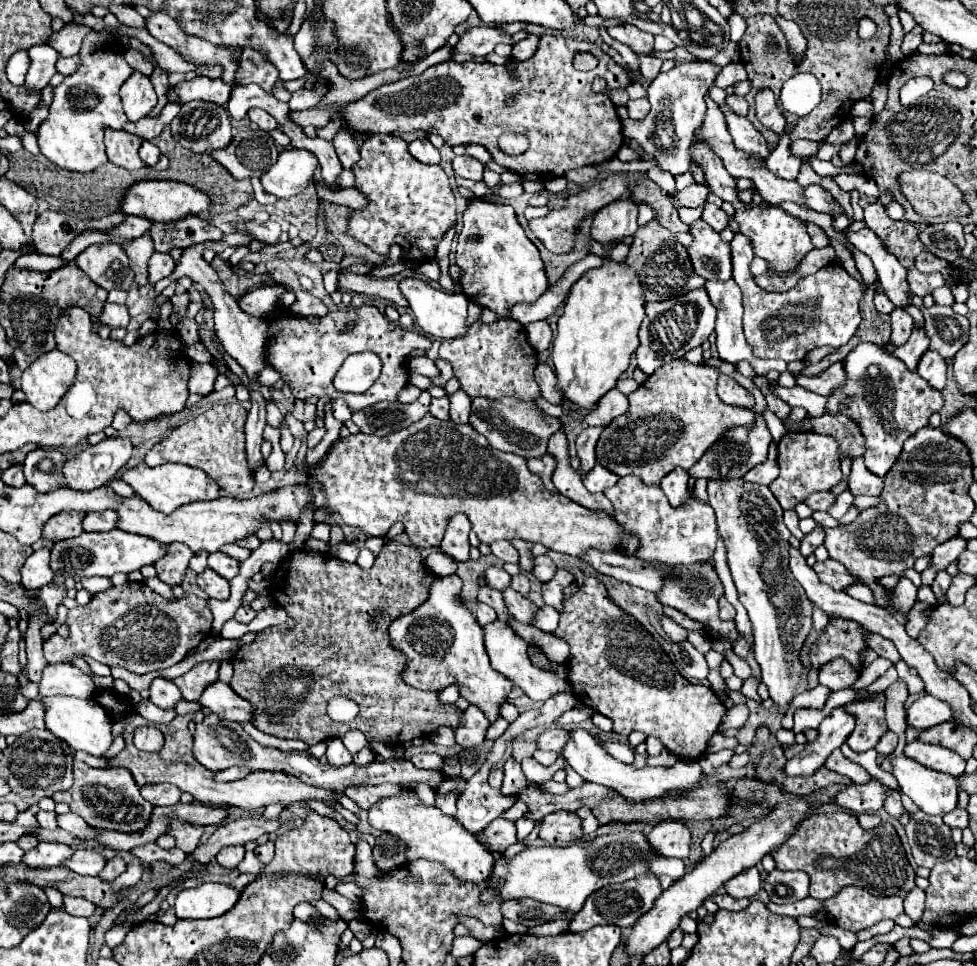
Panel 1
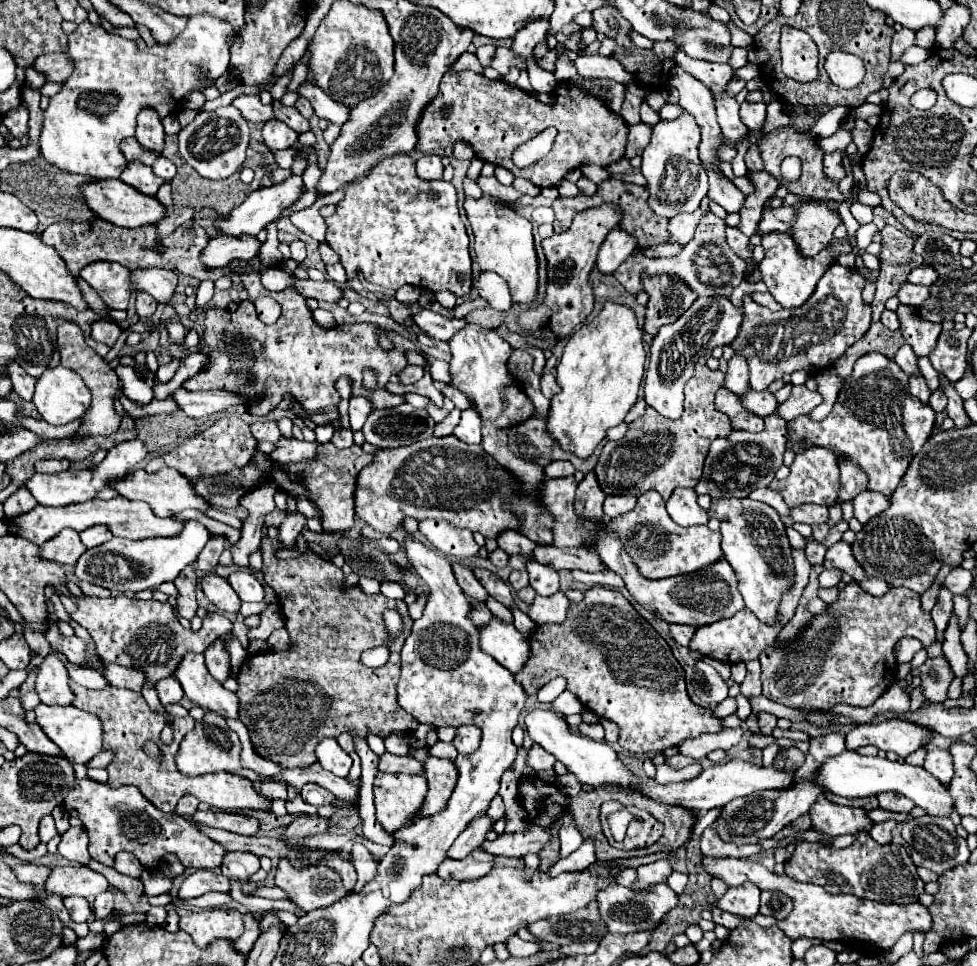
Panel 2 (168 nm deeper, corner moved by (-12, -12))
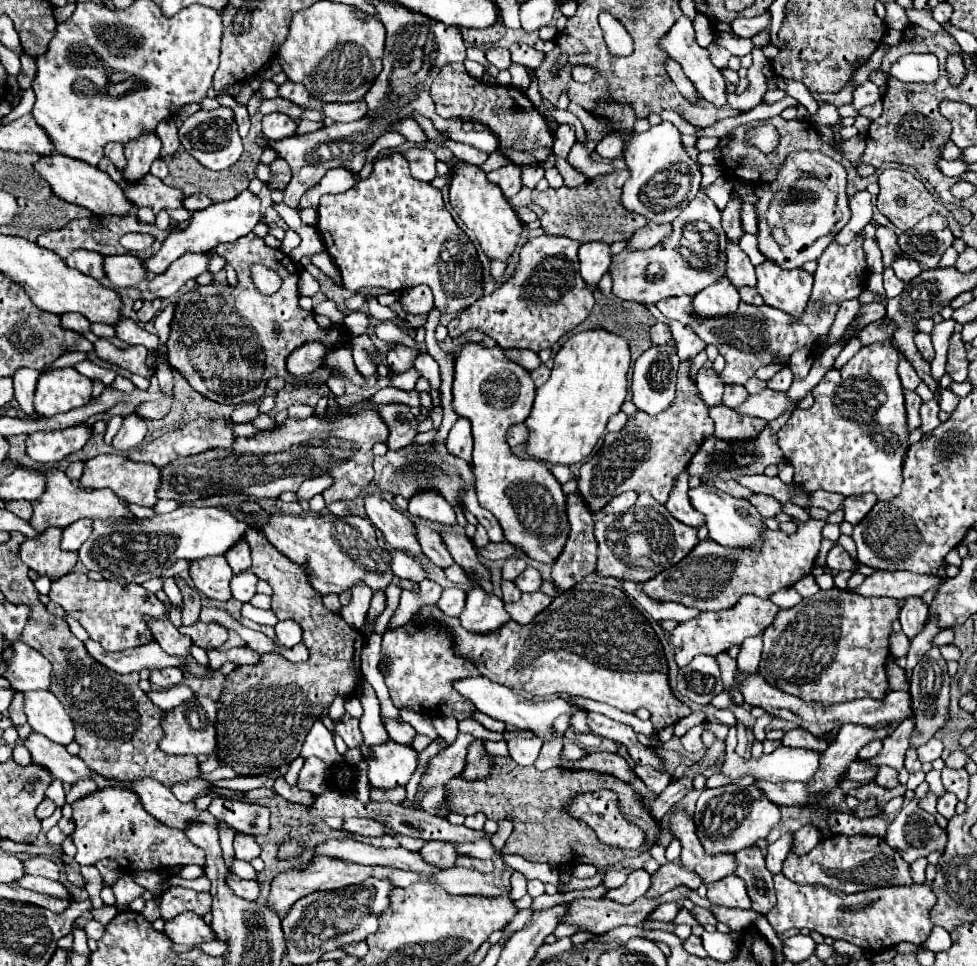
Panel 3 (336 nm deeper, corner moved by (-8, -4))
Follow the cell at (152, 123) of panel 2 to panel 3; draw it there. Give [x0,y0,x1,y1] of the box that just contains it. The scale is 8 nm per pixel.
[124,132,162,180]

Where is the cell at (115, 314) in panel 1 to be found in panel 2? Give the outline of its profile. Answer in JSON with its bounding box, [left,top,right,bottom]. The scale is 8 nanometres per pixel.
[92,320,122,346]

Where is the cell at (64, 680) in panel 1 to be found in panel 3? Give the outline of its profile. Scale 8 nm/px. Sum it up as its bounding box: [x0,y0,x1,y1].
[4,642,52,690]

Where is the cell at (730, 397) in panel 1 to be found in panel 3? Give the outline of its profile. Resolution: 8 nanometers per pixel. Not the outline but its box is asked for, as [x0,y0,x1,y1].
[710,404,766,440]

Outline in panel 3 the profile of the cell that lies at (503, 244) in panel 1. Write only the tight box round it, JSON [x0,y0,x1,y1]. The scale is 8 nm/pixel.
[450,158,524,264]

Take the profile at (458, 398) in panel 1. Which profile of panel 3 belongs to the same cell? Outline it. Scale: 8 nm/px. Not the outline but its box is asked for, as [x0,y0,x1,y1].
[446,418,472,462]

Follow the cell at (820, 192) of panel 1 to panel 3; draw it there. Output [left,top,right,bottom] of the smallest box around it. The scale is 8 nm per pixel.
[742,204,758,234]

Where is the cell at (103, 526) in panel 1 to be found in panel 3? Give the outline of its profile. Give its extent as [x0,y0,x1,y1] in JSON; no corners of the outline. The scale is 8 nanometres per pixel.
[60,520,92,550]

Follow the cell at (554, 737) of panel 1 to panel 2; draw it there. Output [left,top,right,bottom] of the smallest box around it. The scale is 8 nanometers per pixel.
[526,744,554,772]

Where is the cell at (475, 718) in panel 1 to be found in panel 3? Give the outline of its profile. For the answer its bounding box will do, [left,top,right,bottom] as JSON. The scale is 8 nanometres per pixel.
[432,716,458,744]

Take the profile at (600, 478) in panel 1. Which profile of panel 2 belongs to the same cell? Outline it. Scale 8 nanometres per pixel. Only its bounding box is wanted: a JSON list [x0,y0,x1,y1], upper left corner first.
[604,496,636,518]

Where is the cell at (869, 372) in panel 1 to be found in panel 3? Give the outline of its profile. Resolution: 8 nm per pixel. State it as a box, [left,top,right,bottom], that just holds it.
[778,342,910,500]

